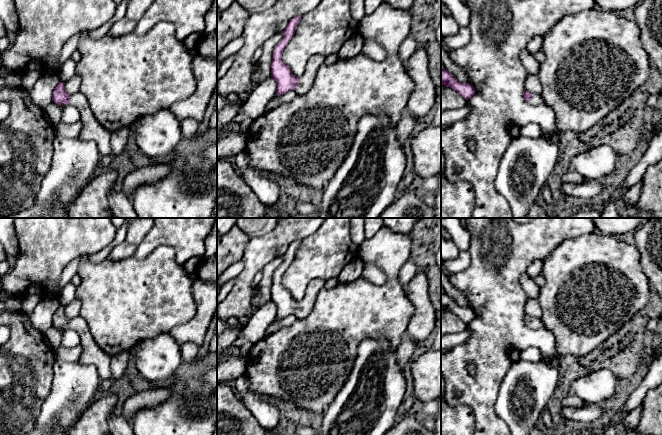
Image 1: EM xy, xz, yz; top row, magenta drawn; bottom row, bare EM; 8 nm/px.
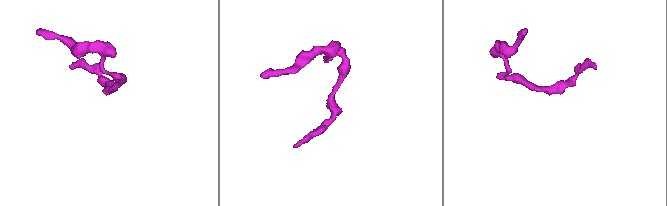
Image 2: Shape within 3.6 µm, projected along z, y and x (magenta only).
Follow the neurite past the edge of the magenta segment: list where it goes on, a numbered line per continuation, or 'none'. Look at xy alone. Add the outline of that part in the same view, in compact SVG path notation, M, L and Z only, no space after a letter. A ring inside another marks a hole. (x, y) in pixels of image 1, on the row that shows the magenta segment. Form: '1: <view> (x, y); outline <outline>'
1: xy (92, 130); outline M81 93L74 94L70 97L70 104L75 106L80 112L82 129L77 138L85 141L94 141L101 156L110 155L111 132L95 119L87 98Z

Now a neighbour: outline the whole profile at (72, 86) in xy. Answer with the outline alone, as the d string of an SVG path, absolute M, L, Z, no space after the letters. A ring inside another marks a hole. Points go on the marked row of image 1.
M75 74L68 81L64 82L64 87L65 87L66 92L70 96L72 96L74 94L79 93L80 84L81 84L81 77Z

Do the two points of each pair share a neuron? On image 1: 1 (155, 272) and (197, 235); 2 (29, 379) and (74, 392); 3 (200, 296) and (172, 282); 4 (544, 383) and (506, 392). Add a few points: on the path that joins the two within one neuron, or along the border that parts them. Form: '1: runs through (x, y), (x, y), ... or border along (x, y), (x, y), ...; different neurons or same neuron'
1: border along (152, 250), (169, 245), (182, 266); different neurons
2: border along (54, 362), (52, 386), (49, 394), (40, 406); different neurons
3: border along (193, 281), (195, 313), (192, 316); different neurons
4: runs through (533, 380), (525, 373), (521, 373), (514, 381); same neuron

